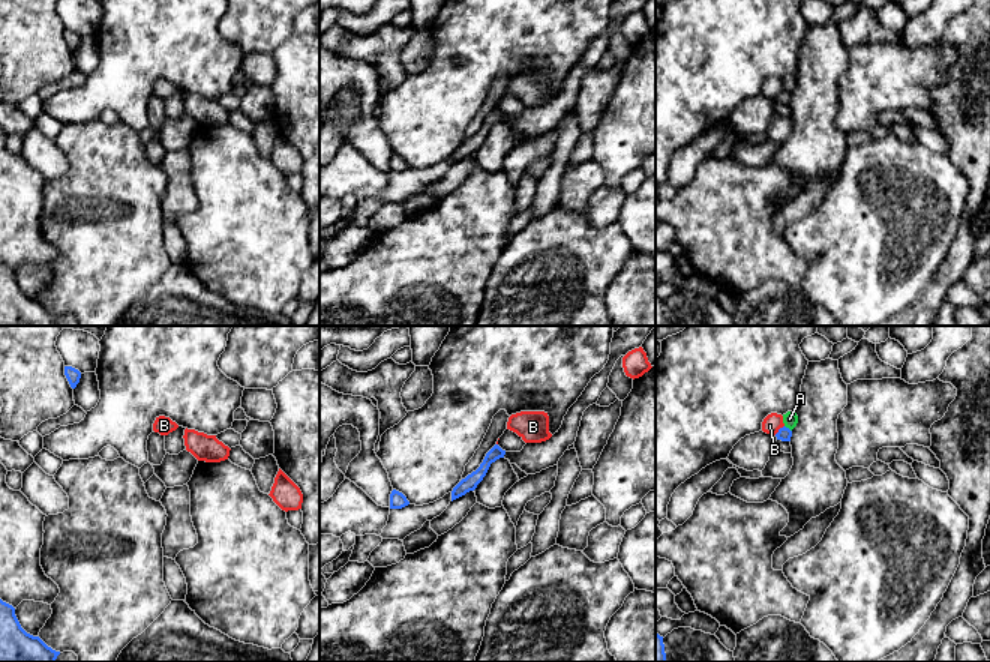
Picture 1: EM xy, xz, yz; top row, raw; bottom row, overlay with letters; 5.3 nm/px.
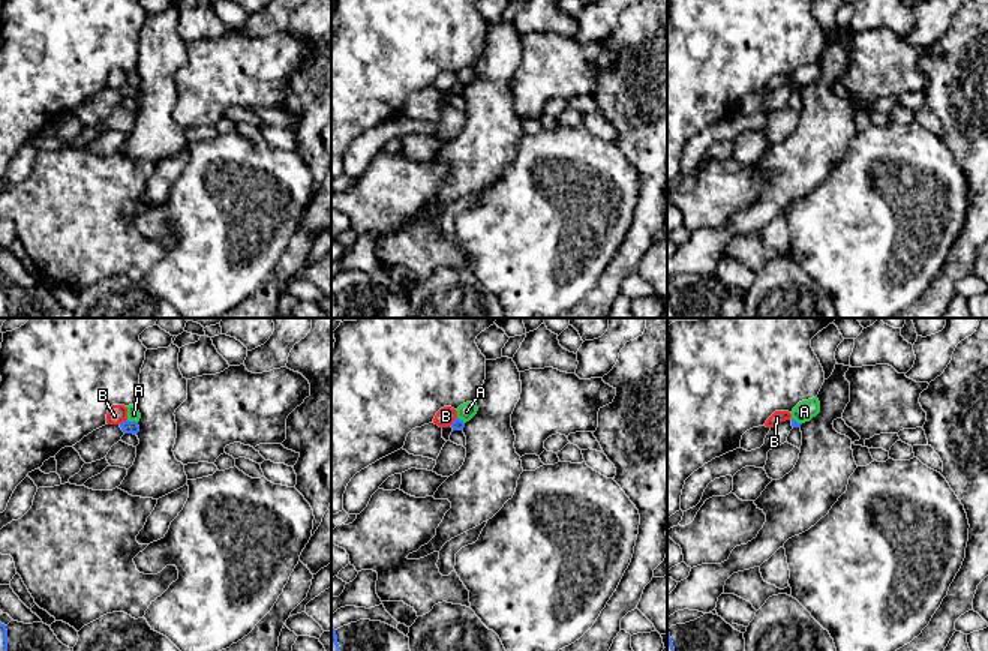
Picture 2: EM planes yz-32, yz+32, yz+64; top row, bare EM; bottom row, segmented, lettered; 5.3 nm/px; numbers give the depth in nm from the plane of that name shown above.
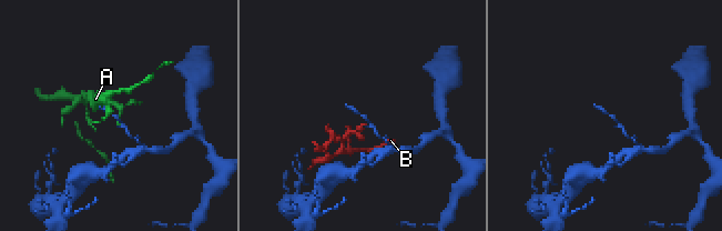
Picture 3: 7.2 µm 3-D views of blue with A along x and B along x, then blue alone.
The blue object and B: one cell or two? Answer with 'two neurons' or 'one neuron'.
two neurons

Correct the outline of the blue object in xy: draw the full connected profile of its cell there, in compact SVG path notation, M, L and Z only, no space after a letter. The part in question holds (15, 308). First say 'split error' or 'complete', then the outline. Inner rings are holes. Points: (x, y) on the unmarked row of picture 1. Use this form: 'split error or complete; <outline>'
complete; M0 263L0 326L56 326L60 315L27 297L15 272Z

